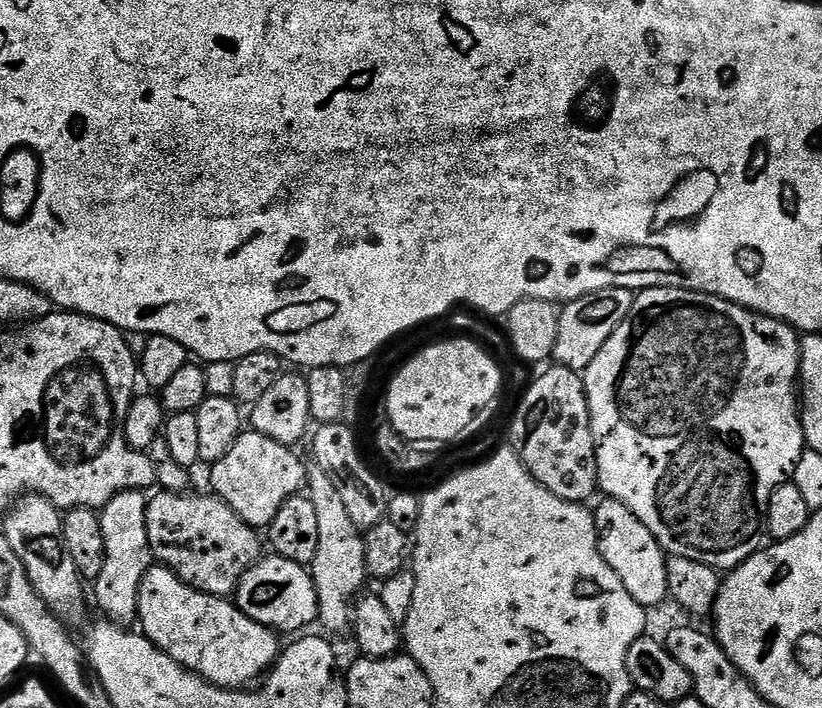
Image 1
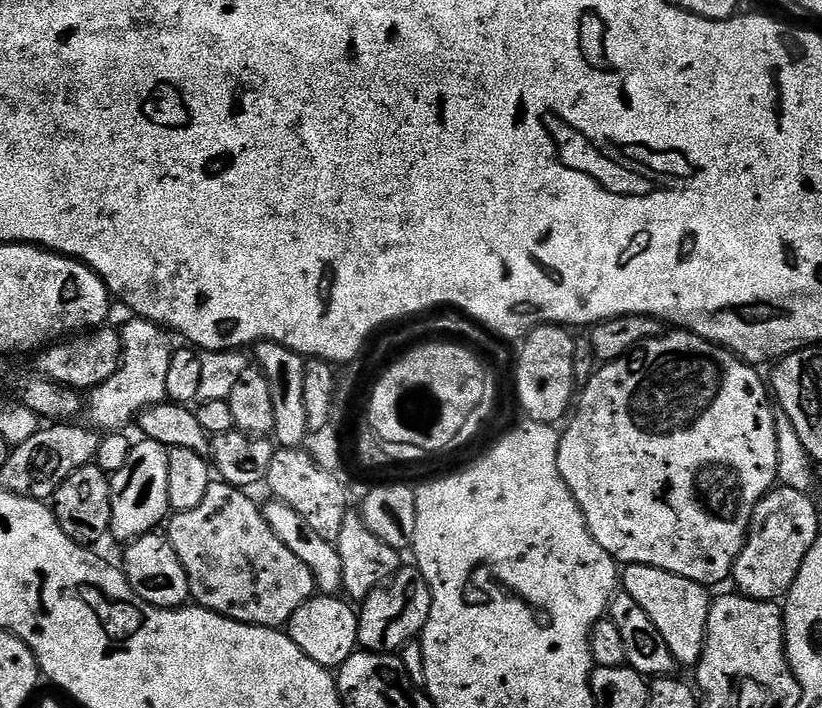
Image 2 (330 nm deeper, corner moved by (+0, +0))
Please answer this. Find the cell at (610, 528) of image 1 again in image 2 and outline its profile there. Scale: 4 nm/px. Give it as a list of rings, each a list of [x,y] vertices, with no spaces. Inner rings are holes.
[[[630,564],[622,572],[622,588],[632,596],[658,626],[667,655],[680,664],[695,666],[704,653],[704,639],[708,625],[709,589],[690,578],[670,574],[649,564]]]

